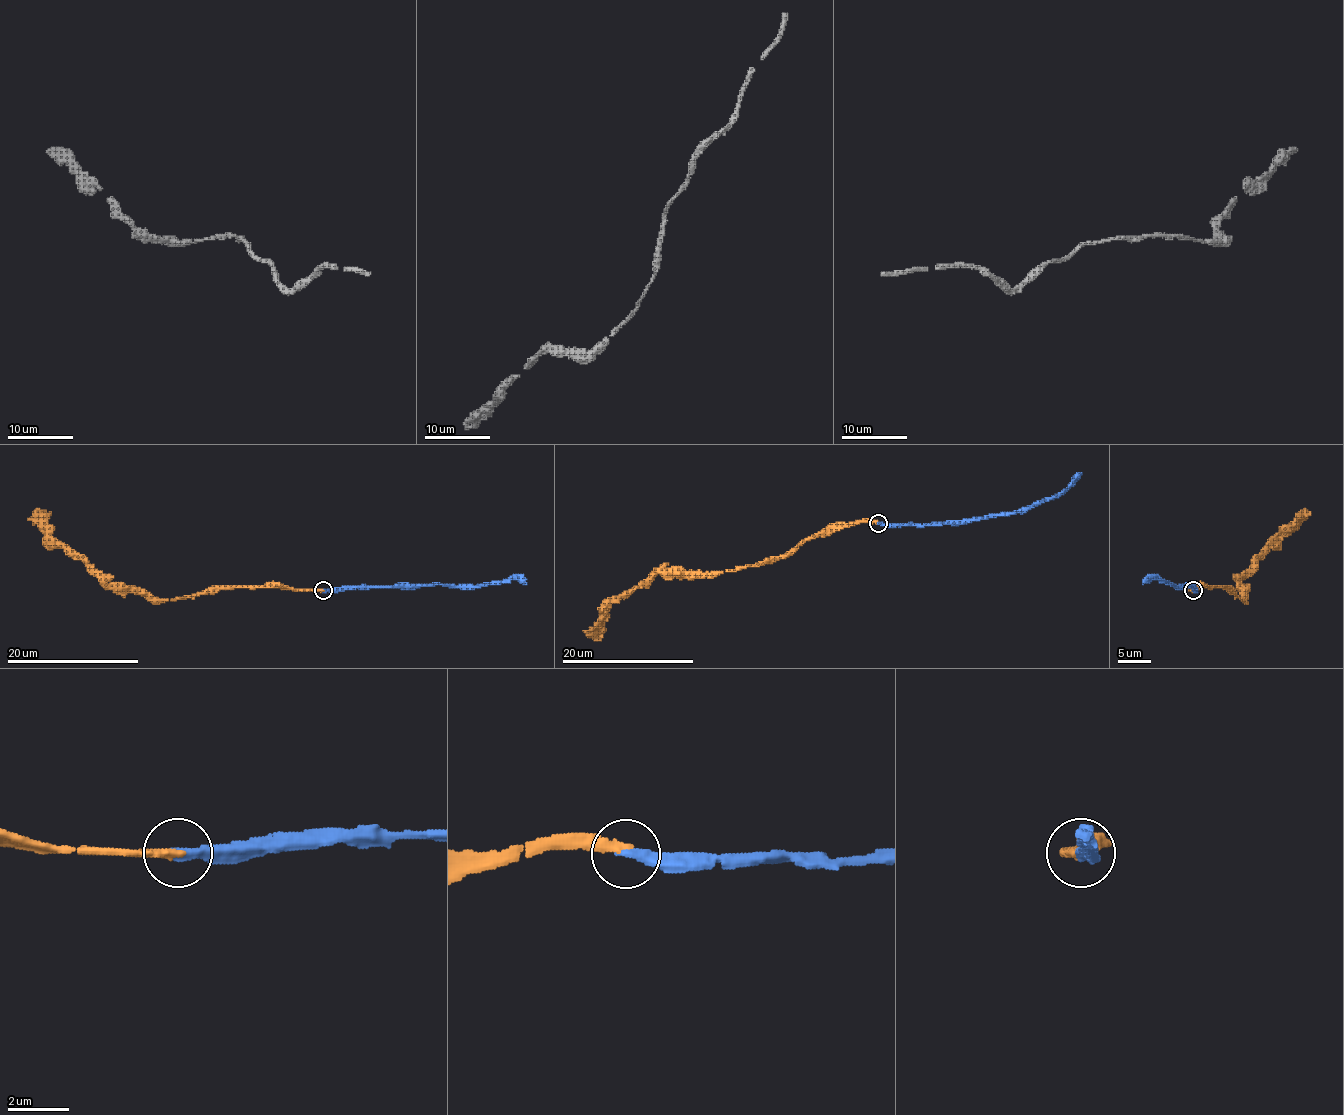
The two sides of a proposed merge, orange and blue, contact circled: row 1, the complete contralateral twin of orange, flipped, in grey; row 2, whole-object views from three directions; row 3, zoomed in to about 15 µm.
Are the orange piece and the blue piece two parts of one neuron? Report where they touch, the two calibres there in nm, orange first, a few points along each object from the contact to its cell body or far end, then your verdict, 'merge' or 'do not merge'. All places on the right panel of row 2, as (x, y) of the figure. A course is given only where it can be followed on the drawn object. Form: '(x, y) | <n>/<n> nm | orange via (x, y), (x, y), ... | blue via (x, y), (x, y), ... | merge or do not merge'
(1193, 590) | 300/340 nm | orange via (1192, 591), (1197, 587), (1227, 587), (1241, 599), (1241, 577), (1259, 559), (1266, 546), (1310, 512) | blue via (1194, 591), (1195, 587), (1185, 584), (1177, 586), (1148, 579), (1143, 584) | merge

